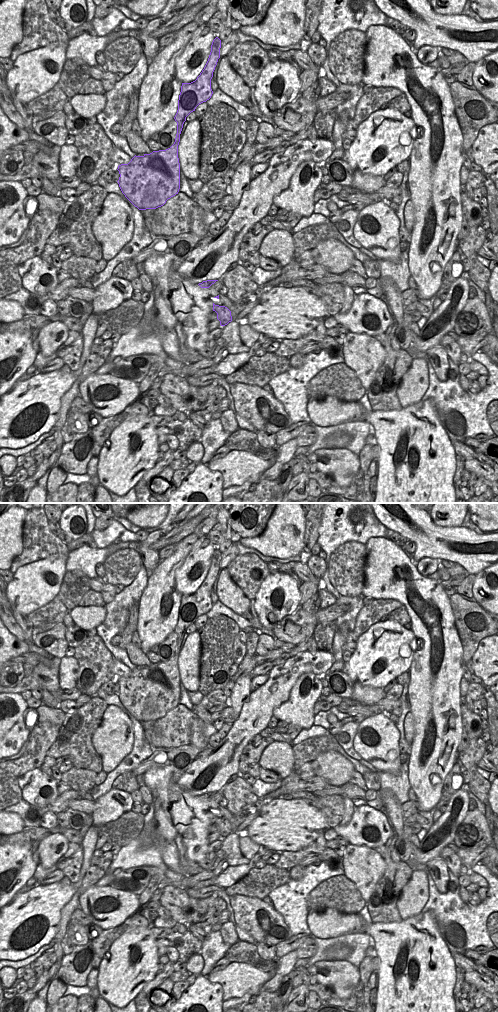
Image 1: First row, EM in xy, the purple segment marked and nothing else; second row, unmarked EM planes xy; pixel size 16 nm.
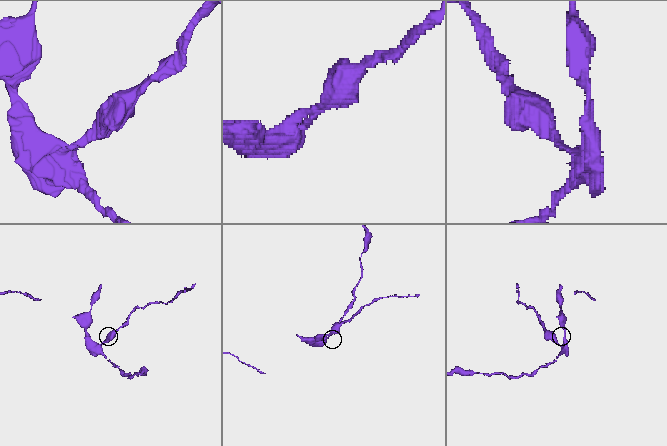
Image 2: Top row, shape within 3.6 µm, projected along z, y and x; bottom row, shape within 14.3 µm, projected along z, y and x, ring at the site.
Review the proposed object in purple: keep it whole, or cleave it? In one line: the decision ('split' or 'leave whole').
split

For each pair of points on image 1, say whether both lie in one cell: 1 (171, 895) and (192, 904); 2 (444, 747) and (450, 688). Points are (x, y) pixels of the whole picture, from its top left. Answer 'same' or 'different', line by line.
1: same
2: same

